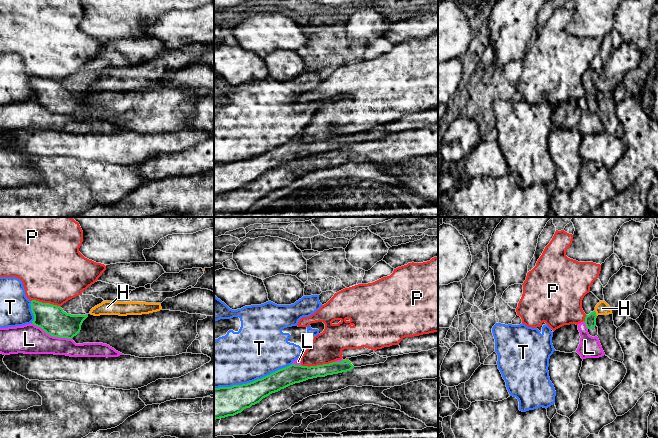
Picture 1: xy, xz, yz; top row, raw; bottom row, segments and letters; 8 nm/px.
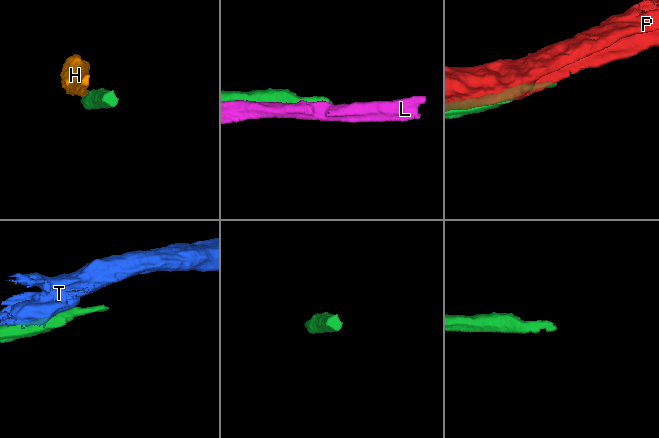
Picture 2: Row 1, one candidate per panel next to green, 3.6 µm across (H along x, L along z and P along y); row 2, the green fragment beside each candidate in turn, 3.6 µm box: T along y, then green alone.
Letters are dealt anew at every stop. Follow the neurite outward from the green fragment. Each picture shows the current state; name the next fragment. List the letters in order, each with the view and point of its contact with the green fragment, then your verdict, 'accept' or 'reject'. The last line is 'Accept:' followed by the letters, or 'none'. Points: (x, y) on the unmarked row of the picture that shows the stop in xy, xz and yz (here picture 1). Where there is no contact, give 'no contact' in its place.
H: yz (595, 89) | reject
L: xy (52, 111) | reject
P: xz (317, 141) | reject
T: xz (253, 157) | reject
Accept: none

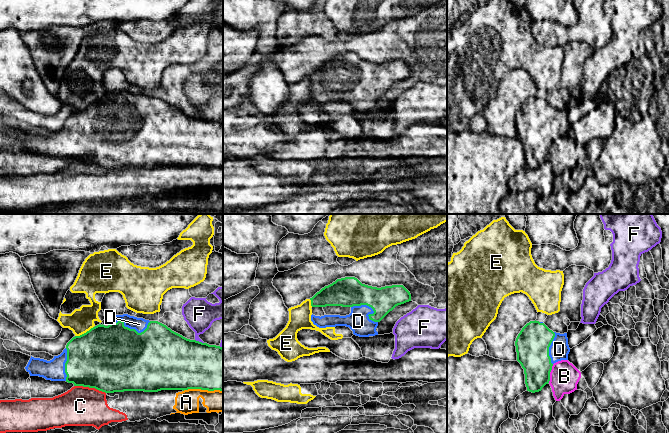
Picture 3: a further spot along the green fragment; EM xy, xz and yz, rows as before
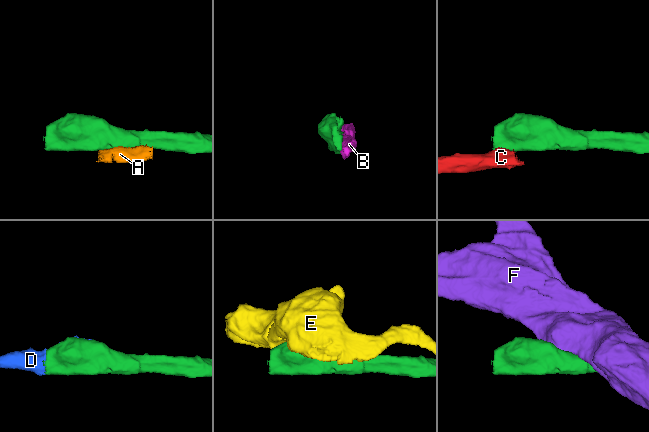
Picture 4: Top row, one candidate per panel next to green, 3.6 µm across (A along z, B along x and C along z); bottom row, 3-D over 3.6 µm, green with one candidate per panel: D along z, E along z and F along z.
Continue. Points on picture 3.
A: xy (202, 165) | reject
B: yz (549, 149) | reject
C: xy (90, 163) | reject
D: xy (131, 105) | accept
E: xy (84, 109) | reject
F: xy (198, 117) | reject
Accept: D

